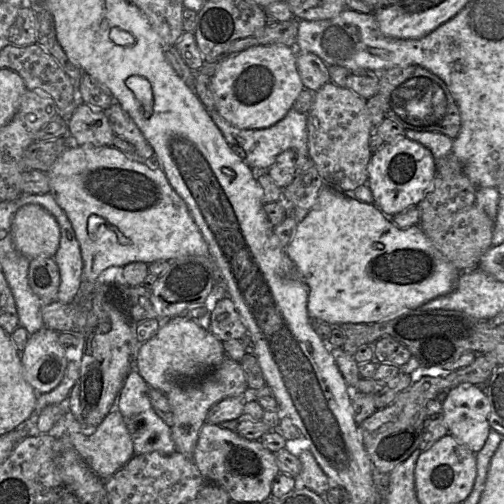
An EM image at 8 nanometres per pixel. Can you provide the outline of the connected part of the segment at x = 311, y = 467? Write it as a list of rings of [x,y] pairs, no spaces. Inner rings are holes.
[[[302,437],[296,440],[286,440],[285,448],[297,456],[301,462],[301,472],[296,479],[304,486],[321,495],[330,487],[330,479],[316,462],[309,450],[302,450]]]

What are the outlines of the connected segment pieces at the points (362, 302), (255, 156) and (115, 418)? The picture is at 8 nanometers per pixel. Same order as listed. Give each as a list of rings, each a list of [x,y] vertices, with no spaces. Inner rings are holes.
[[[325,184],[320,190],[316,204],[299,219],[295,234],[285,250],[309,287],[307,304],[309,316],[312,320],[321,320],[331,326],[340,326],[344,323],[373,324],[388,318],[394,318],[404,310],[418,309],[424,303],[451,292],[461,275],[461,272],[432,244],[420,225],[399,228],[394,222],[387,220],[376,205],[363,203],[349,197],[344,192],[328,184]]]
[[[291,108],[283,119],[267,128],[242,129],[238,128],[218,114],[216,109],[209,112],[211,118],[223,134],[228,144],[242,147],[246,152],[246,162],[251,168],[267,171],[275,162],[276,157],[283,151],[293,149],[300,154],[309,155],[307,114]]]
[[[111,410],[91,435],[71,433],[71,442],[92,471],[106,480],[135,454],[131,435],[119,410]]]

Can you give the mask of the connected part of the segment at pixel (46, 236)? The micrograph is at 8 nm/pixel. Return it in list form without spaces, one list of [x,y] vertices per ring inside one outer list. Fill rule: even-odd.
[[[26,204],[15,213],[11,228],[15,248],[27,258],[54,257],[60,242],[55,217],[37,204]]]

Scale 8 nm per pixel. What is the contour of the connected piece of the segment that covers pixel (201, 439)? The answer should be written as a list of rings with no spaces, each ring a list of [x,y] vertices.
[[[207,422],[199,432],[192,459],[204,480],[222,486],[232,502],[264,501],[271,495],[273,480],[280,473],[275,454],[259,440],[247,440],[235,431]]]

